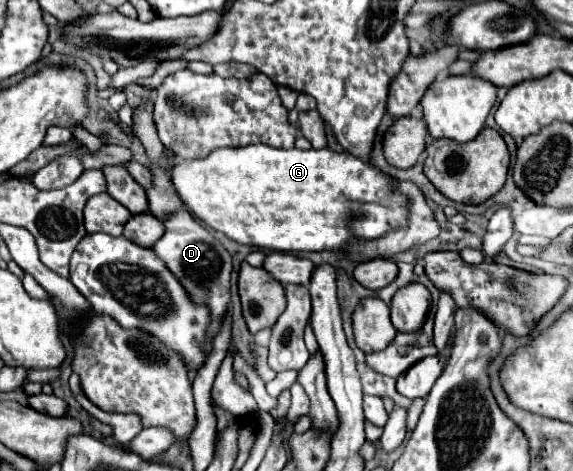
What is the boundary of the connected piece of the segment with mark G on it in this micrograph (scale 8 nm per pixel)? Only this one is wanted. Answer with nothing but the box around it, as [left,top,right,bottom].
[172,144,406,252]

